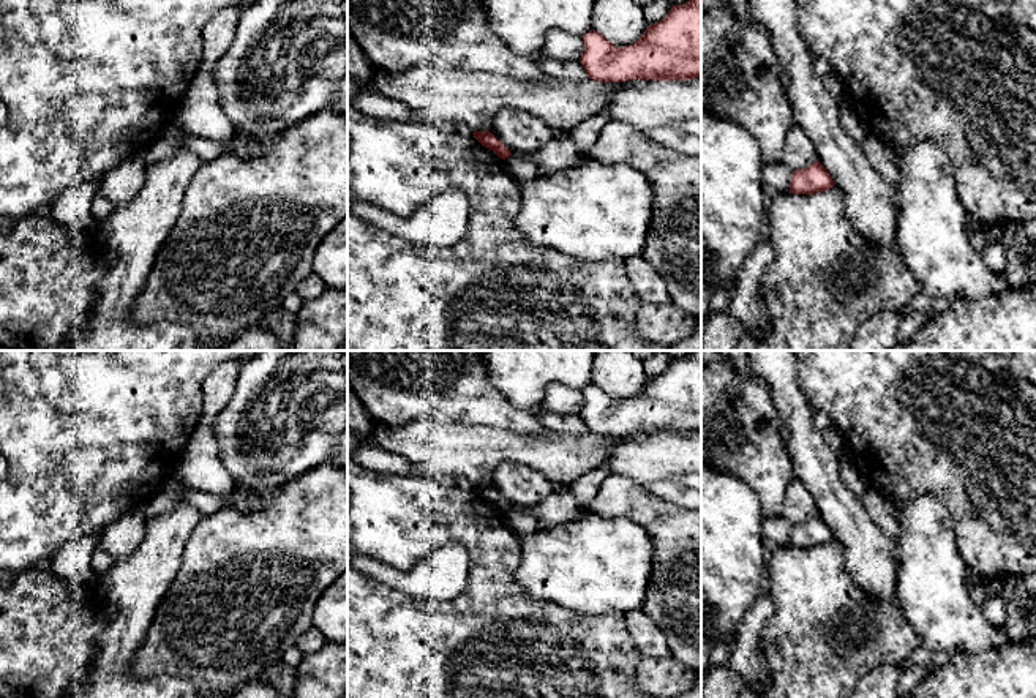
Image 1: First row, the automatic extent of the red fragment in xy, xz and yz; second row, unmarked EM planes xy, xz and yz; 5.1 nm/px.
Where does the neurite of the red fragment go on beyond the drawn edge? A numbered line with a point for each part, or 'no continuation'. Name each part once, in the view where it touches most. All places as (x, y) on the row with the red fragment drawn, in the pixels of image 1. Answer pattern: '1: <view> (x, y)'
no continuation

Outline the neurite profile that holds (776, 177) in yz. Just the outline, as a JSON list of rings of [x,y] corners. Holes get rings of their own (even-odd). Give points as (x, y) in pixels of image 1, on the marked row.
[[[782,161],[761,167],[763,188],[768,193],[790,191],[791,172]]]

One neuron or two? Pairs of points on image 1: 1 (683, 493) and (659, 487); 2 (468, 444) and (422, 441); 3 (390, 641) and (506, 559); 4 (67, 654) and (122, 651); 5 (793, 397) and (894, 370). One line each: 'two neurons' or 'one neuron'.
1: one neuron
2: one neuron
3: one neuron
4: two neurons
5: two neurons

